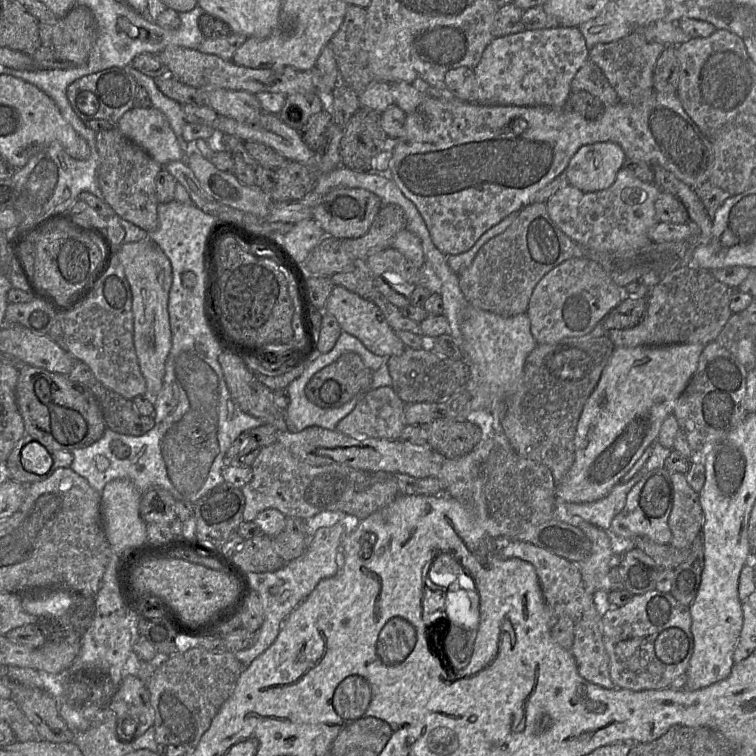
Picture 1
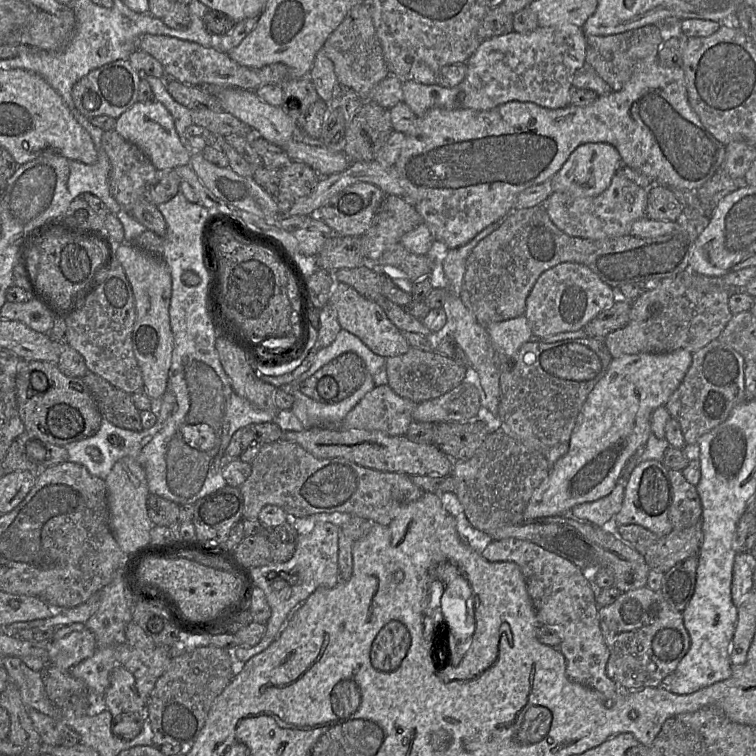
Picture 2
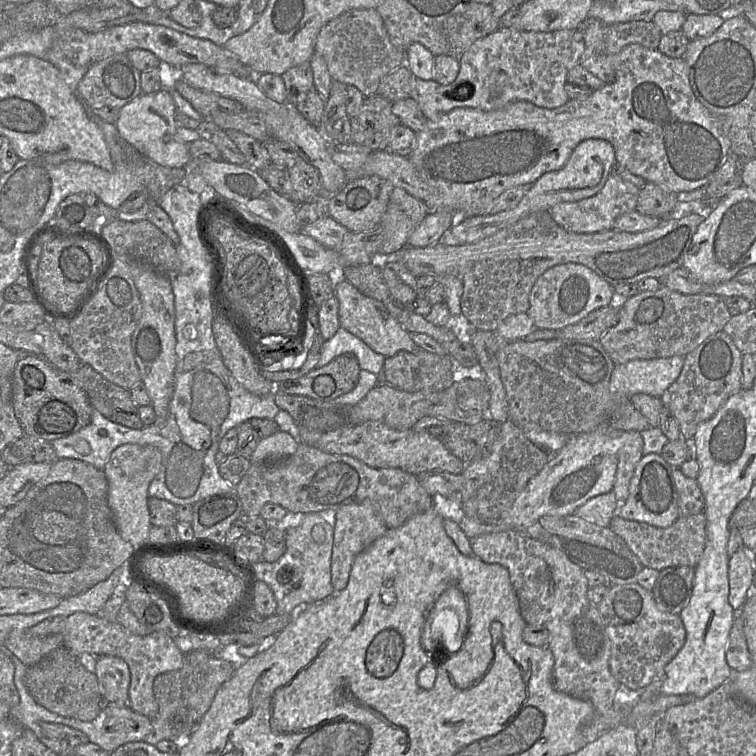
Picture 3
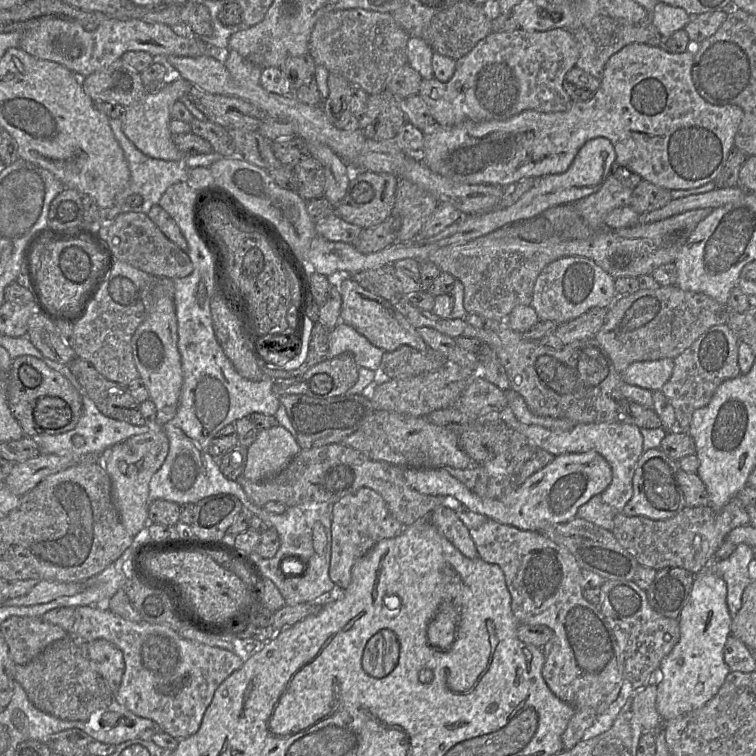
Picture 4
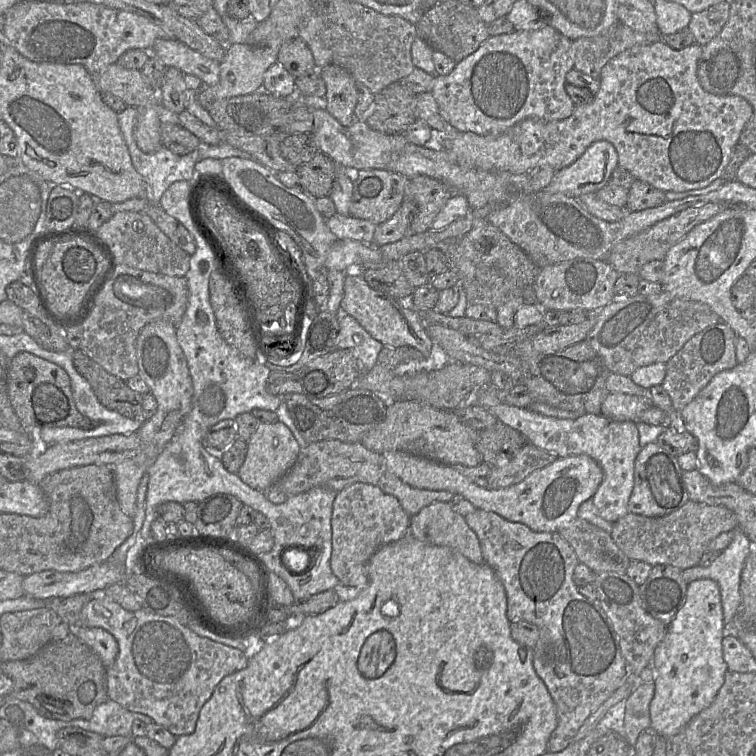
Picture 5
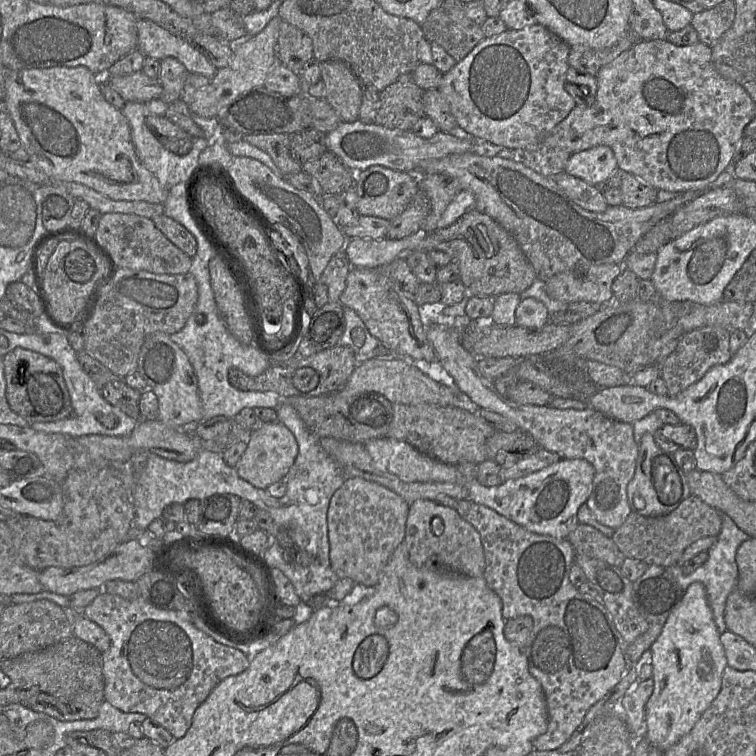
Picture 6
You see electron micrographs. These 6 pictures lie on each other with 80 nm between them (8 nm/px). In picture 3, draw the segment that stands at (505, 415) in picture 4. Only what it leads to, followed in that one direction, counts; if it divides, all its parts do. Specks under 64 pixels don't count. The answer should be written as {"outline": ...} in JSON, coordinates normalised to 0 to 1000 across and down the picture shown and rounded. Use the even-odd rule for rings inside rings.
{"outline":[[[824,570],[819,578],[823,581],[823,590],[817,598],[817,614],[810,647],[817,664],[817,675],[831,659],[833,635],[841,614],[851,603],[851,579],[847,571]]]}

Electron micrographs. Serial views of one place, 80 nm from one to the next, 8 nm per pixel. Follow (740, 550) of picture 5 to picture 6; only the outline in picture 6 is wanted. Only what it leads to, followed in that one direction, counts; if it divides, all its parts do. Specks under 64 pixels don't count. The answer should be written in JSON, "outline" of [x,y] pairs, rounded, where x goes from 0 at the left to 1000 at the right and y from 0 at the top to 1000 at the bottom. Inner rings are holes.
{"outline":[[[954,680],[954,690],[954,701],[947,709],[946,718],[935,729],[937,739],[931,746],[911,759],[905,759],[901,749],[893,747],[880,751],[903,782],[907,782],[918,770],[927,770],[931,774],[937,799],[943,812],[943,820],[952,840],[962,833],[958,820],[962,790],[975,778],[976,771],[976,751],[972,739],[974,729],[979,720],[991,712],[962,680]]]}

